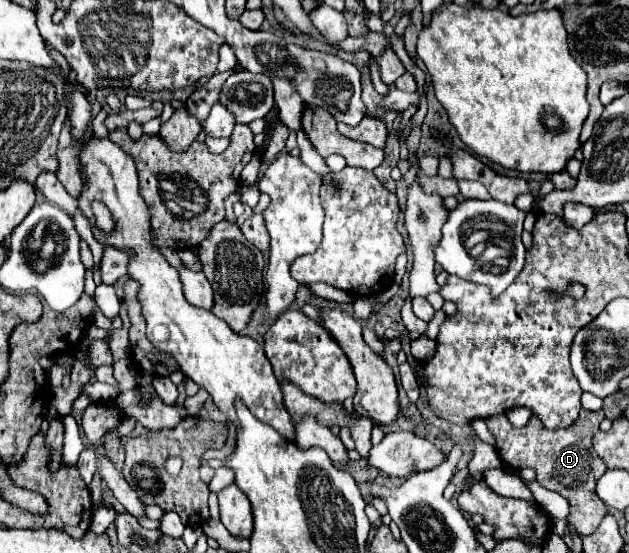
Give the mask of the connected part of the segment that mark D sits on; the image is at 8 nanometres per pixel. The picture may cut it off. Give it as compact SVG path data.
M581 409L579 419L573 425L569 425L569 429L559 429L559 431L543 429L543 425L539 425L539 421L535 421L535 417L531 417L529 423L521 429L511 427L505 415L489 417L485 423L487 423L487 429L491 431L491 435L495 437L495 449L499 453L499 457L503 459L503 463L511 465L513 469L515 467L535 469L537 481L545 489L557 491L569 499L571 515L567 517L567 521L573 523L581 535L591 535L591 533L595 533L595 529L607 515L607 507L597 497L597 491L595 491L597 479L607 471L607 467L591 443L593 435L599 431L599 425L603 419L605 419L603 411L591 413L591 411Z

